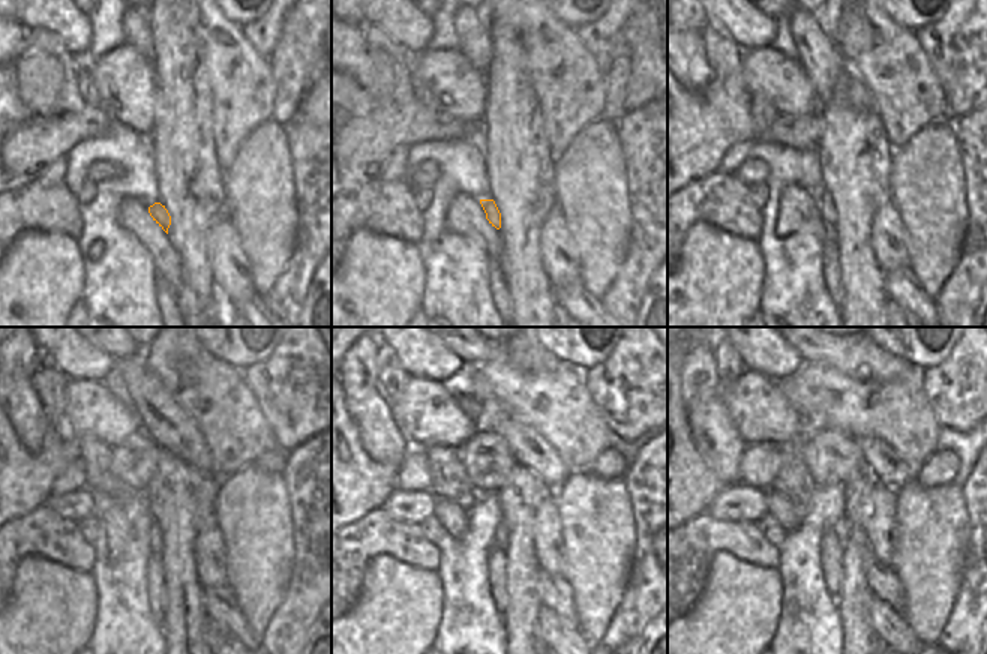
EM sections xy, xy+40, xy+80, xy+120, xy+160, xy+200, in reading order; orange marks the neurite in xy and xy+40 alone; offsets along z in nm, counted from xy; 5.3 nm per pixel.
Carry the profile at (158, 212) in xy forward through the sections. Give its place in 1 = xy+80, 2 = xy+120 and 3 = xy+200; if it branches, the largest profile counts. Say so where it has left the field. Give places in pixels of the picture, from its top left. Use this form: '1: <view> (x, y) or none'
1: xy+80 (825, 203)
2: xy+120 (155, 534)
3: xy+200 (842, 528)

